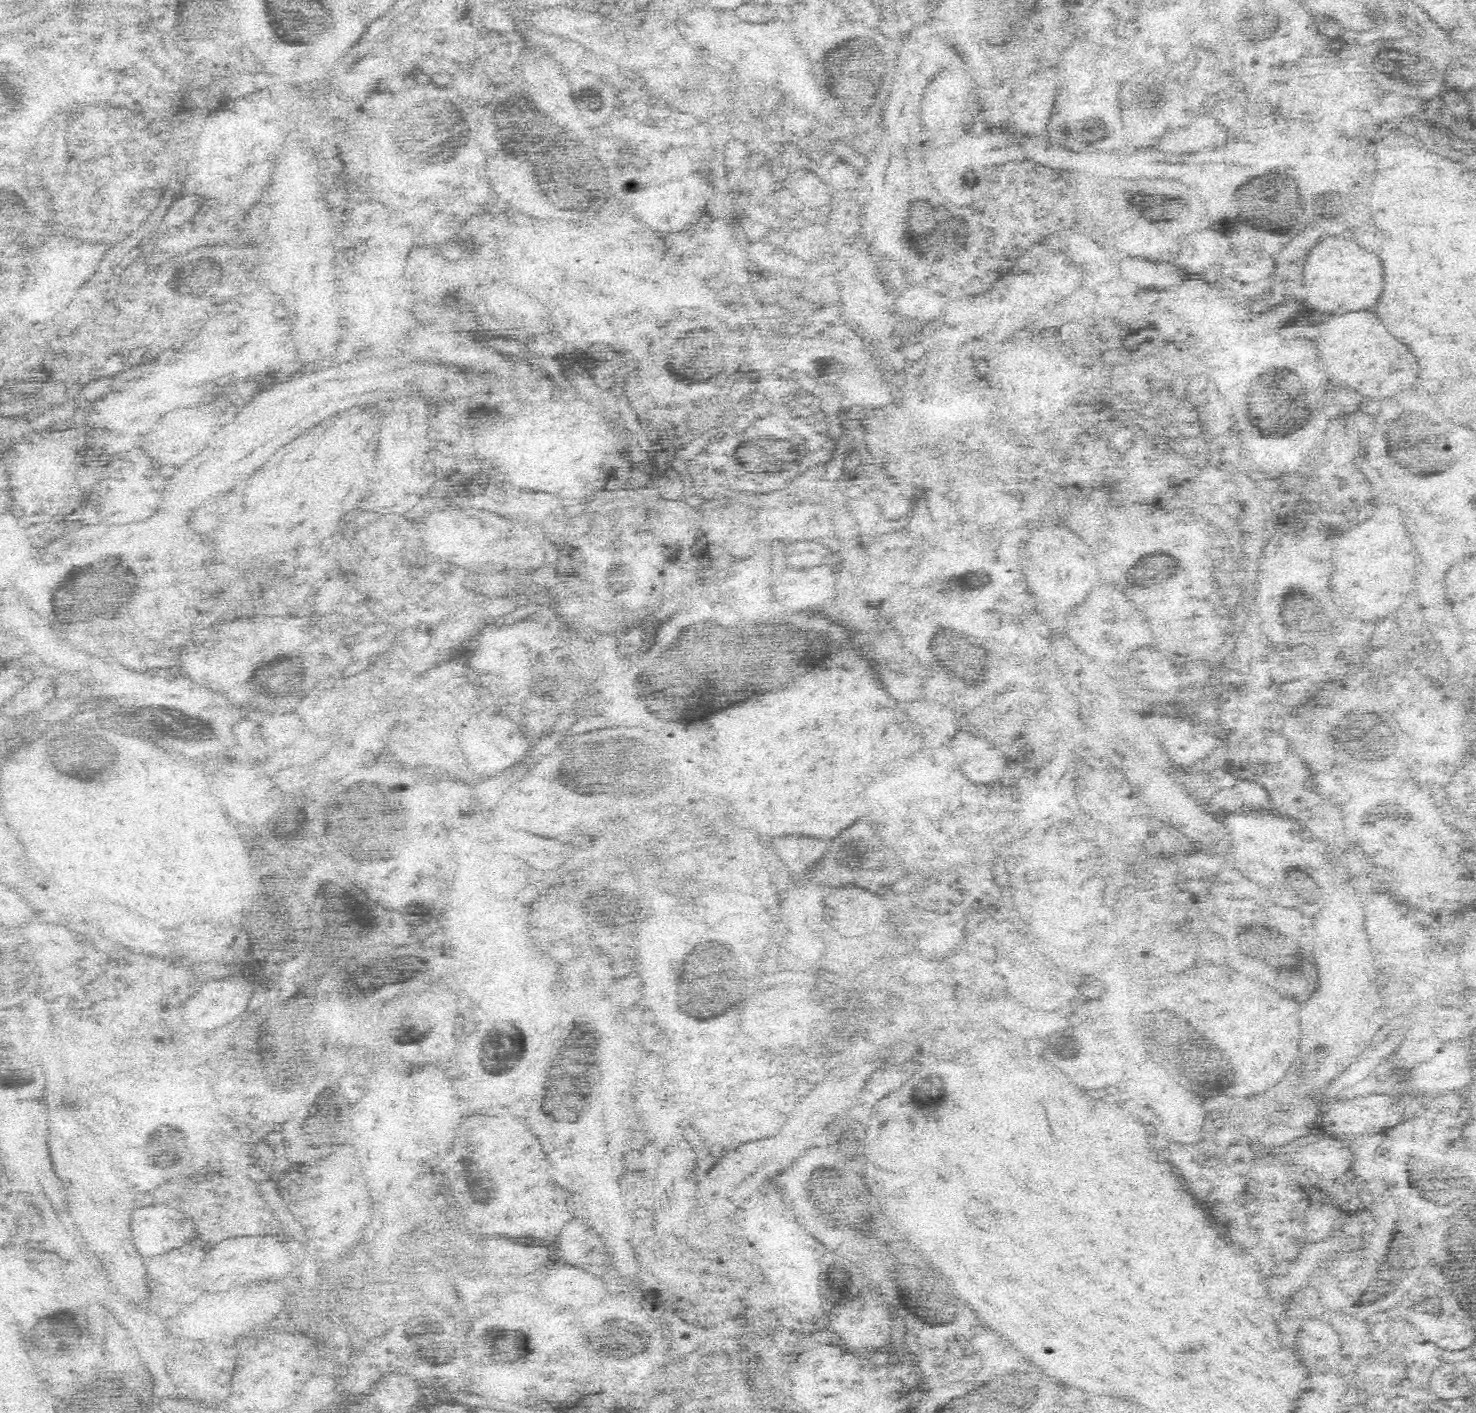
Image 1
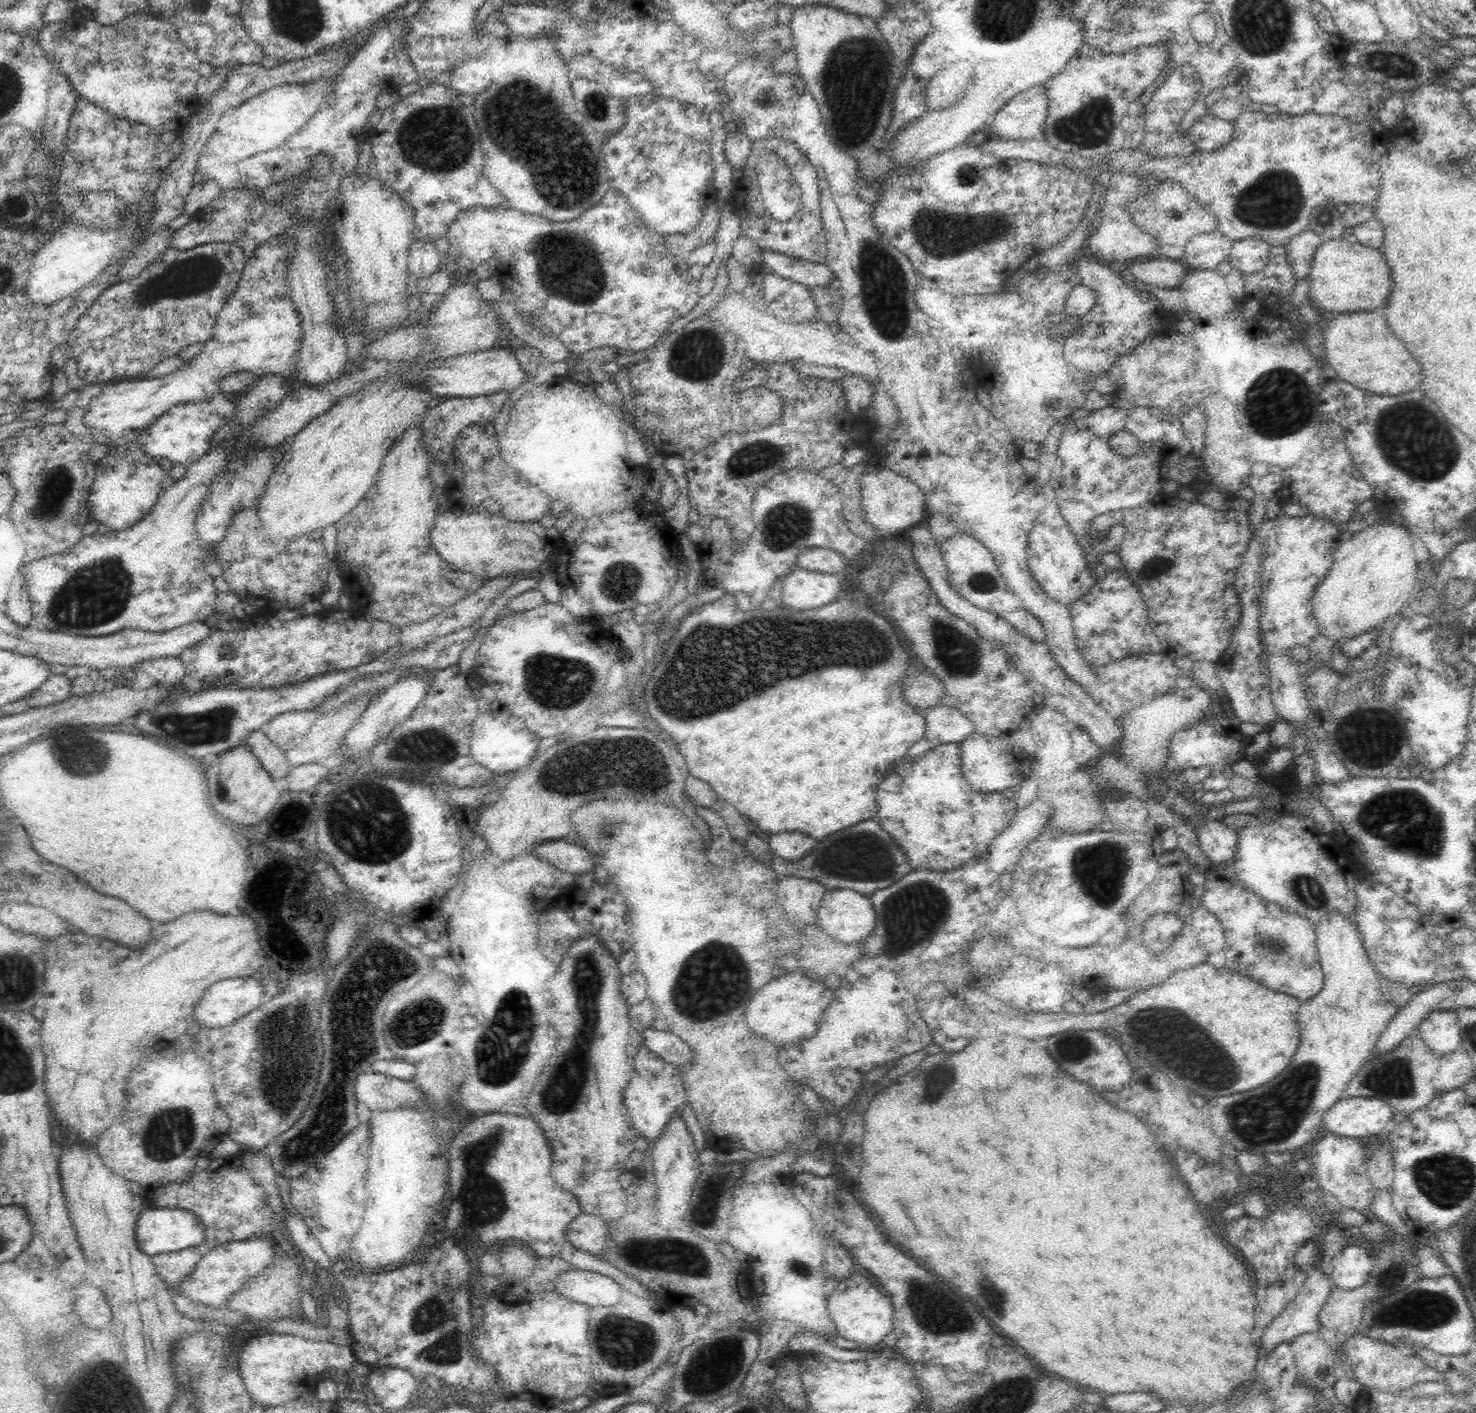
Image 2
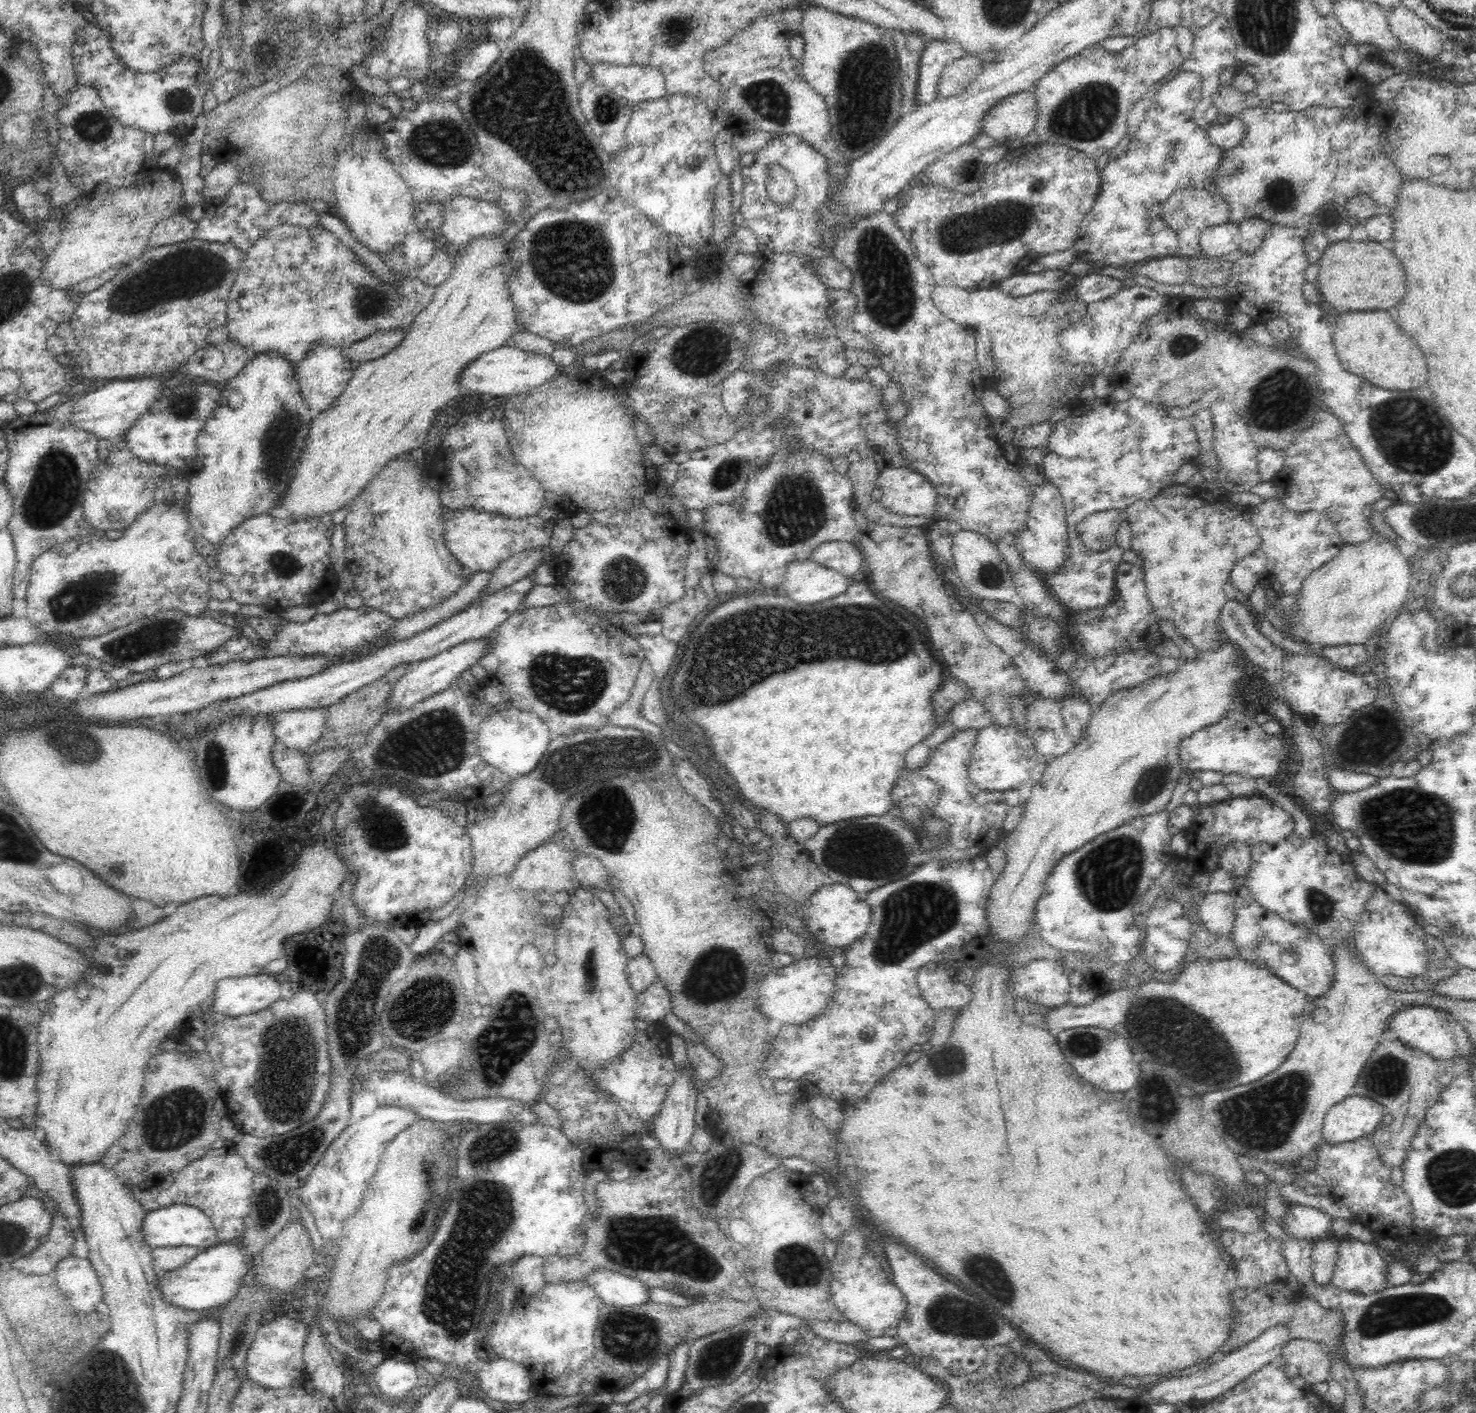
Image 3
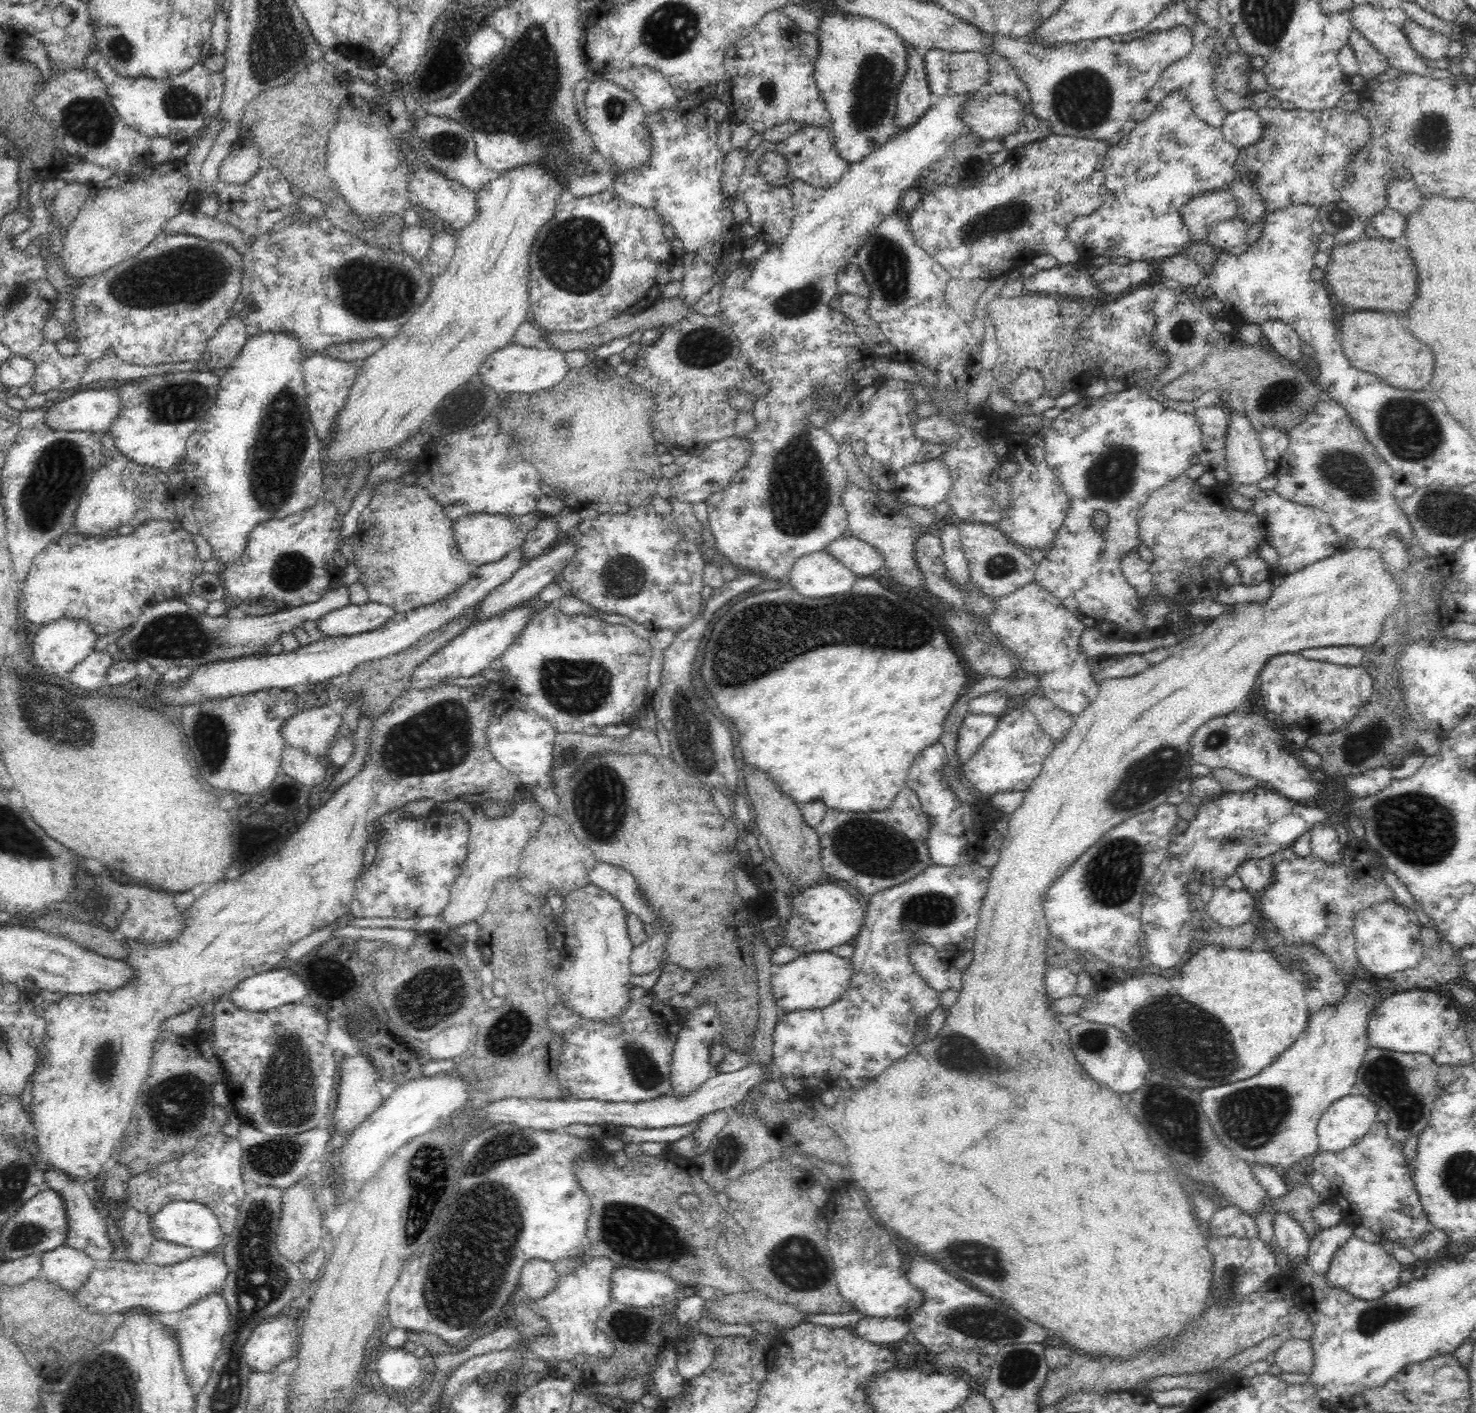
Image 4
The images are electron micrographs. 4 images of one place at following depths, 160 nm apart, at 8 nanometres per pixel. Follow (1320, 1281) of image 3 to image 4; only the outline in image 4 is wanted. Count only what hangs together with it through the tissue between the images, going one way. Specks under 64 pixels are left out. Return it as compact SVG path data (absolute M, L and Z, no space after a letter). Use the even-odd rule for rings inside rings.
M1343 1219L1332 1228L1319 1229L1310 1239L1307 1252L1312 1269L1320 1275L1326 1275L1334 1252L1353 1235L1353 1228L1354 1224Z

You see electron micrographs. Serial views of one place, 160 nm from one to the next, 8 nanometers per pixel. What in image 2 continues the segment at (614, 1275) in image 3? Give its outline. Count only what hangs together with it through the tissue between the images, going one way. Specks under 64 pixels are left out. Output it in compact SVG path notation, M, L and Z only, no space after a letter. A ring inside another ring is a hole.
M576 1269L561 1272L554 1288L558 1295L588 1307L608 1306L612 1304L612 1298L618 1298L622 1291L623 1288L608 1276Z

